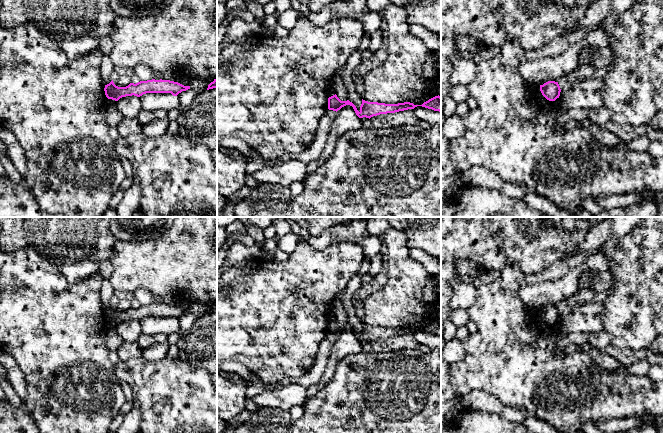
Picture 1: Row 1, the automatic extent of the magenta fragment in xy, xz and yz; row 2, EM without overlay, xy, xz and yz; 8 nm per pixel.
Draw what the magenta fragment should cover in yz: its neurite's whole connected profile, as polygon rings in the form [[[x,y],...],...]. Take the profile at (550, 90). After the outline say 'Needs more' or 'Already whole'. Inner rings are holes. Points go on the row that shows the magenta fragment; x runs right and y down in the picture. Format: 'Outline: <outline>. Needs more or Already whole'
Outline: [[[548,81],[543,85],[540,85],[540,91],[547,100],[555,101],[559,98],[561,89],[558,82]]]. Already whole

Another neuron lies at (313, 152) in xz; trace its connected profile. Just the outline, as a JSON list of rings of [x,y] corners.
[[[327,111],[327,113],[319,121],[313,141],[304,151],[302,151],[301,153],[284,152],[273,160],[267,160],[268,164],[270,164],[271,161],[285,163],[289,160],[297,160],[307,165],[318,160],[321,157],[326,146],[330,129],[333,125],[335,117],[336,111]]]

